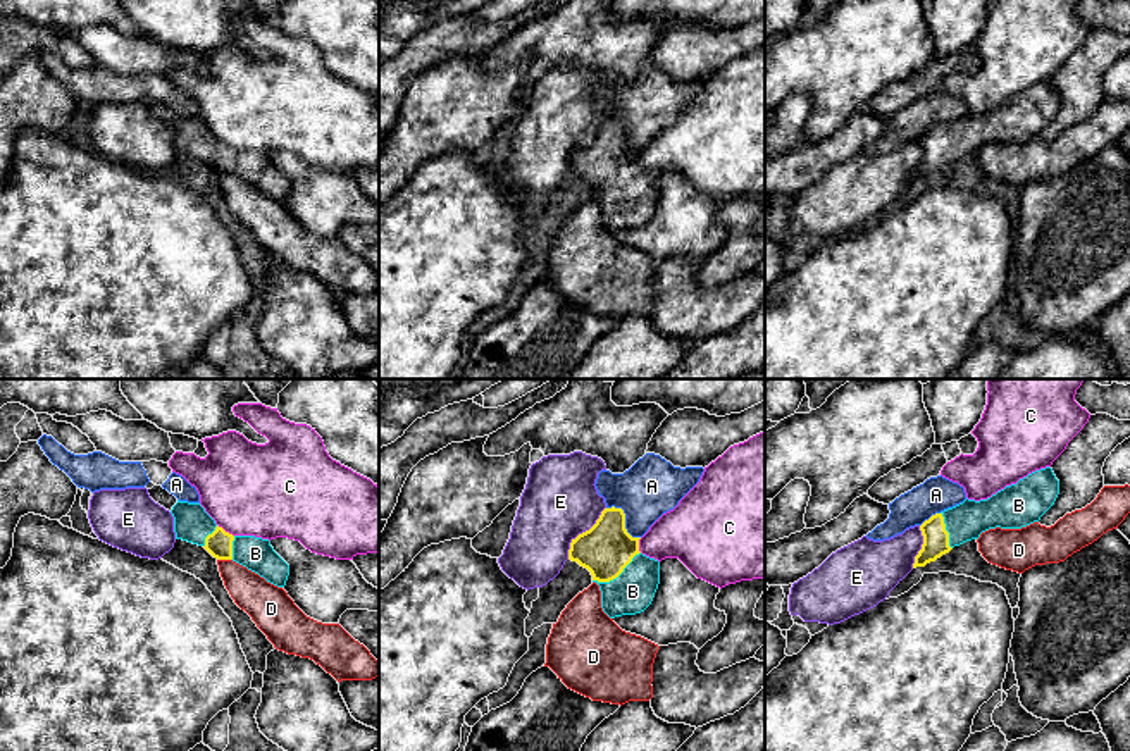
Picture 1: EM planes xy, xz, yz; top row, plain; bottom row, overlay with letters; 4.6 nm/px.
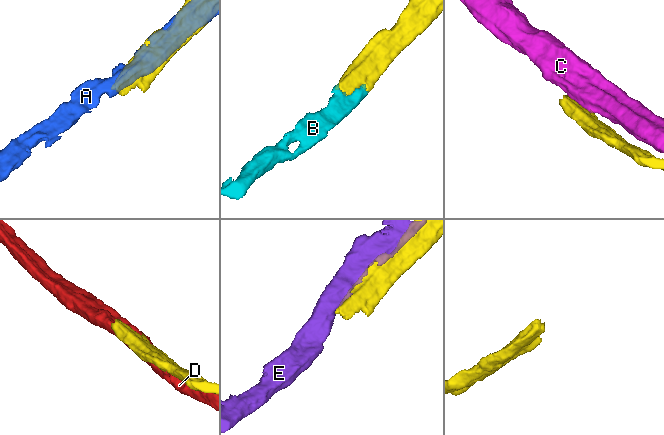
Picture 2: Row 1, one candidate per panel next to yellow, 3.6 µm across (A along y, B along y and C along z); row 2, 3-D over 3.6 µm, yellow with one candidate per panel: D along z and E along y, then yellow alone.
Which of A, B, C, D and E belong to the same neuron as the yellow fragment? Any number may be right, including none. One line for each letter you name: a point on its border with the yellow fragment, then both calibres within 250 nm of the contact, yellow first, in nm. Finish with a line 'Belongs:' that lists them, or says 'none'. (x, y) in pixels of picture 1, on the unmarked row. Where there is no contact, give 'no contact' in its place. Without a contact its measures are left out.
B: xz (617, 190) | 240/200 nm
Belongs: B

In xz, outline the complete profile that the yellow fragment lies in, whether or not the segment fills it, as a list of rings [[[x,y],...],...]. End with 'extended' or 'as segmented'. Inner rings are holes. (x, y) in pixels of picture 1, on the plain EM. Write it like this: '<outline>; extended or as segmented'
[[[612,121],[570,157],[568,174],[591,186],[610,233],[644,226],[658,203],[660,176],[639,165],[639,153],[627,146],[624,124]]]; extended

